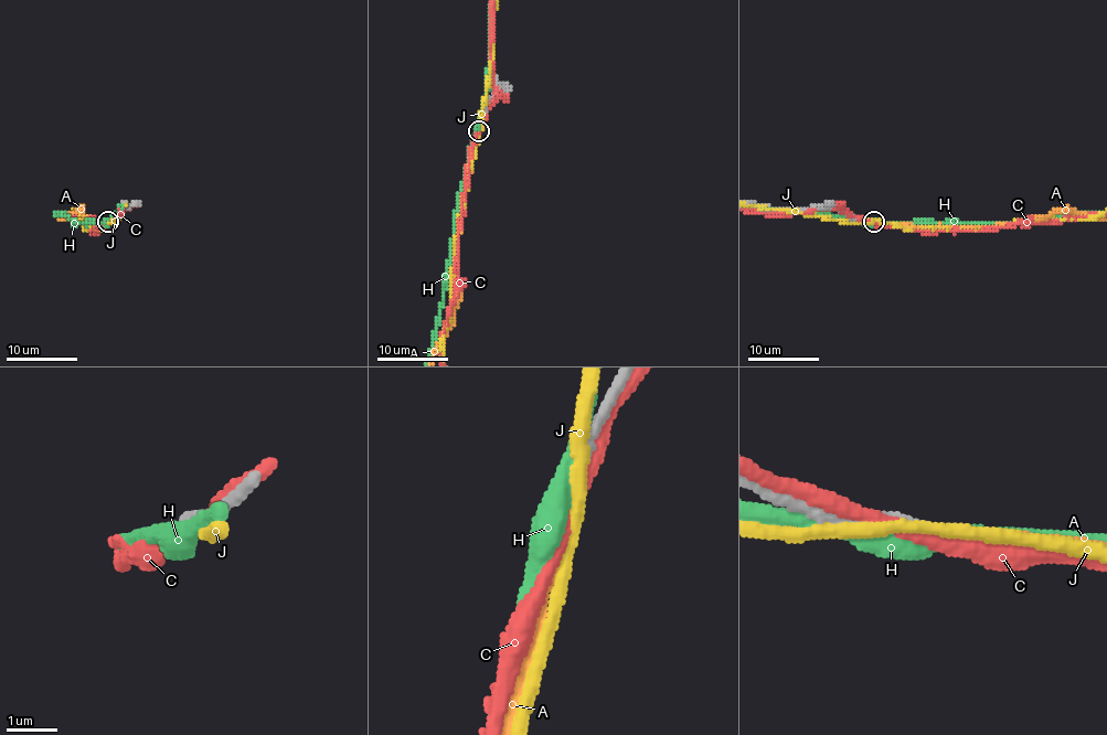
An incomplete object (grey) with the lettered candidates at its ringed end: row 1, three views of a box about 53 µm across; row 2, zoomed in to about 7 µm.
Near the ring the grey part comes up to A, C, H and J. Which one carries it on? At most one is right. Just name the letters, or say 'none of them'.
A

